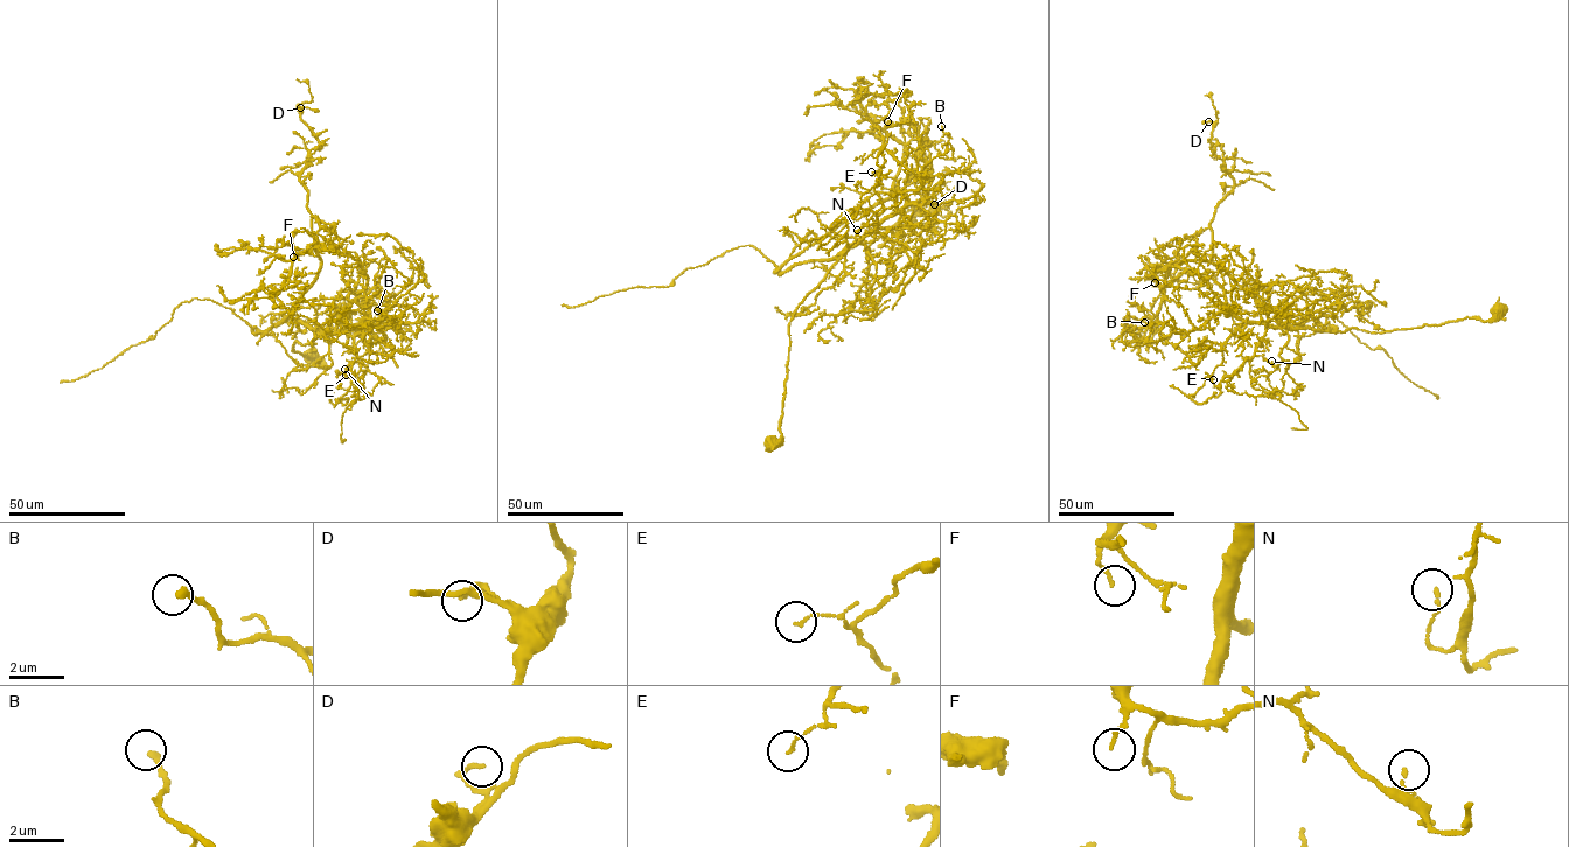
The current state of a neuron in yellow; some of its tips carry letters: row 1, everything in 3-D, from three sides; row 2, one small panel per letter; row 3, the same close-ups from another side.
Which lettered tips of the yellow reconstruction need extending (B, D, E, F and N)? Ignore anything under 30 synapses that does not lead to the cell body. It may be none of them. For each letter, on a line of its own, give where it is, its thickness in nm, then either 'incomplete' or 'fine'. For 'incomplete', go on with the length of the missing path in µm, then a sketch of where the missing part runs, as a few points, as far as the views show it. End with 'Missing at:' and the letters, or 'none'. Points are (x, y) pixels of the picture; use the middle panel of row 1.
B: (941, 126) | 220 nm | fine
D: (934, 204) | 130 nm | fine
E: (871, 172) | 100 nm | fine
F: (887, 121) | 120 nm | fine
N: (857, 230) | 120 nm | fine
Missing at: none

